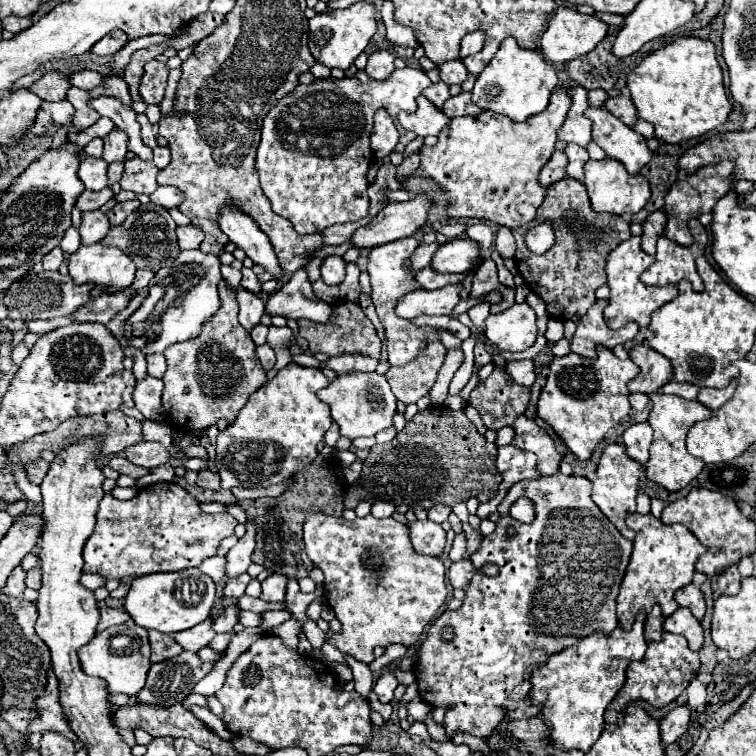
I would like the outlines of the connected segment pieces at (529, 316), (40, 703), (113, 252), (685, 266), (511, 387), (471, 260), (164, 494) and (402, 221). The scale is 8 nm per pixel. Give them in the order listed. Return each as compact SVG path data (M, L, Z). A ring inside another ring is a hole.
M526 302L486 318L486 336L502 350L522 352L536 342L536 334L536 314Z
M50 672L48 676L48 688L44 690L44 696L36 698L34 702L38 706L38 716L30 722L28 732L46 732L46 730L56 730L56 732L64 732L66 738L70 738L72 742L78 744L78 738L74 736L74 732L70 730L62 708L58 704L58 680L56 676Z
M92 244L80 246L68 258L70 276L76 284L94 284L102 292L114 294L134 282L134 264L118 248Z
M690 220L688 226L694 236L692 246L680 246L668 240L666 236L658 238L656 262L640 276L644 284L668 286L668 284L678 284L680 280L690 280L694 290L704 288L694 260L704 254L704 248L708 244L708 234L706 234L706 228L698 220Z
M496 368L490 378L470 394L469 405L477 409L482 422L490 430L512 426L524 414L530 402L530 388L510 382L510 376Z
M472 238L448 240L432 258L432 268L438 272L474 272L480 262L480 244Z
M174 482L152 484L142 490L132 500L120 502L106 494L98 508L98 522L92 536L84 544L84 572L94 572L106 580L122 580L128 576L144 576L154 572L178 572L190 566L200 566L206 558L216 554L222 538L234 536L238 520L228 512L206 514L200 510L200 502Z
M428 194L412 196L408 202L390 202L384 210L372 218L370 224L358 228L352 236L354 246L374 248L394 242L398 238L412 236L428 220L428 210L434 206Z

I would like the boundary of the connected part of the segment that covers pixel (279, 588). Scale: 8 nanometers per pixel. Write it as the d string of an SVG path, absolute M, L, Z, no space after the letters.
M270 574L262 582L262 594L260 594L260 598L268 600L268 602L282 602L284 594L286 594L286 580L288 578L282 576L282 574Z

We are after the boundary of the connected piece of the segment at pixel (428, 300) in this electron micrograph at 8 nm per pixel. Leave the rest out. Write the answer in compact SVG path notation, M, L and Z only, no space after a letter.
M462 282L456 284L448 284L444 288L438 290L416 290L406 294L398 306L396 306L396 314L400 318L418 318L418 316L442 316L442 314L450 314L452 308L458 304L460 300L460 292L464 290Z

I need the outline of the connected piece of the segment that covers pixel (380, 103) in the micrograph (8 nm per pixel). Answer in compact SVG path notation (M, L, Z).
M402 68L394 70L394 74L384 80L372 80L364 70L360 70L352 78L324 78L314 80L312 84L300 84L292 94L280 100L280 104L272 106L264 118L262 140L258 146L256 168L260 174L260 186L266 198L272 202L272 210L292 222L298 234L322 232L338 222L356 222L368 216L368 180L366 172L372 160L370 150L370 132L372 132L372 116L378 108L386 108L390 114L398 114L402 110L414 112L416 98L428 88L430 78L422 68Z

